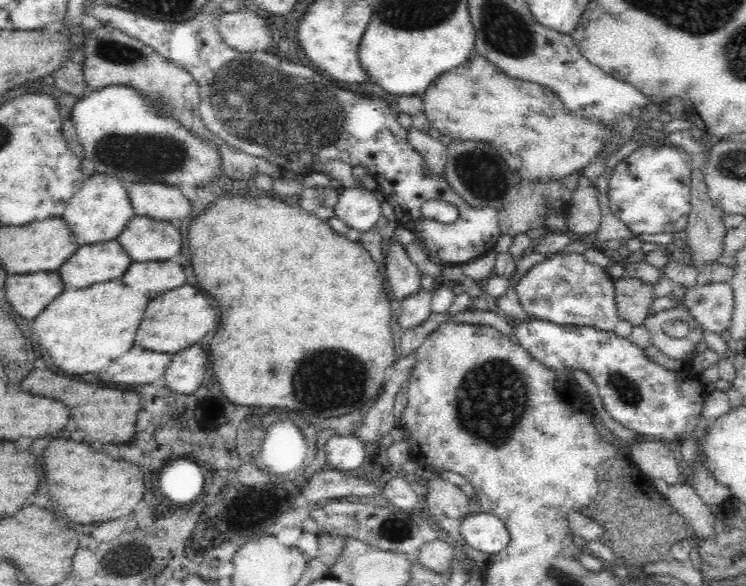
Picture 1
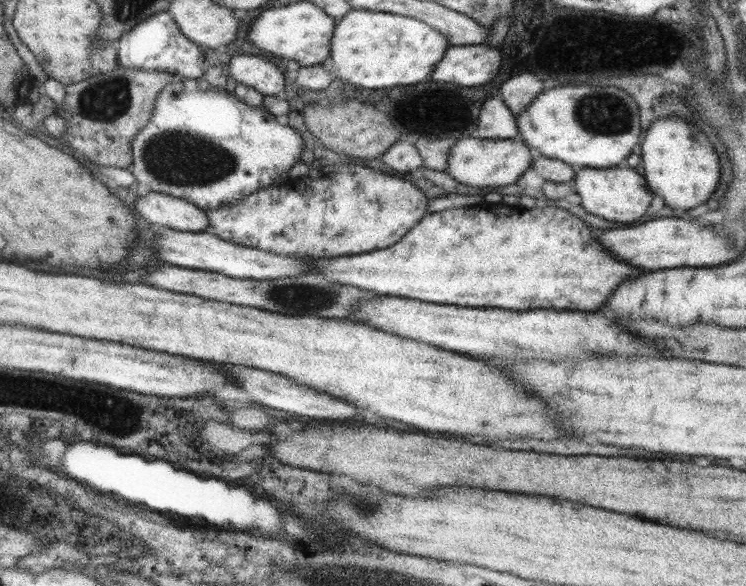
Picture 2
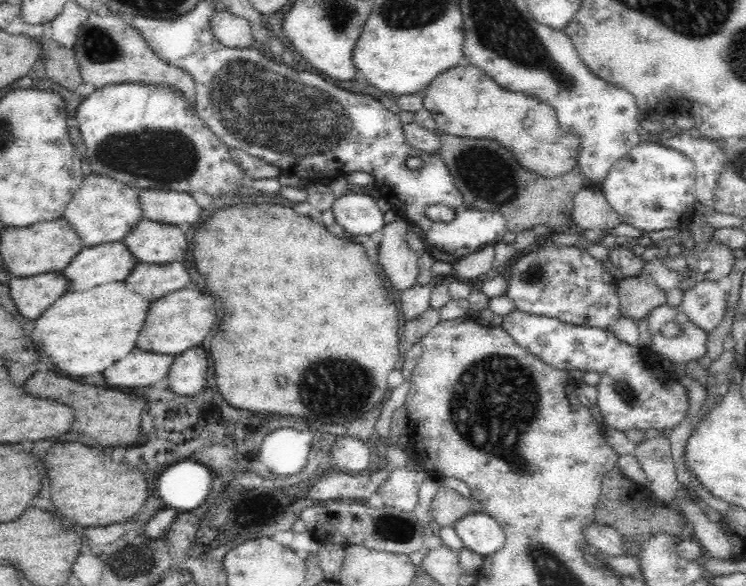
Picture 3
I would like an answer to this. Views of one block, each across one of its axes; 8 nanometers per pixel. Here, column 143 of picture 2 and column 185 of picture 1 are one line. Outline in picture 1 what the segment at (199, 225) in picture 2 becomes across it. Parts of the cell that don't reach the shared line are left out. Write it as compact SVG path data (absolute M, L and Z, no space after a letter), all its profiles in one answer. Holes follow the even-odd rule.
M132 182L126 186L138 216L162 222L178 222L192 216L192 200L179 187L161 182Z

